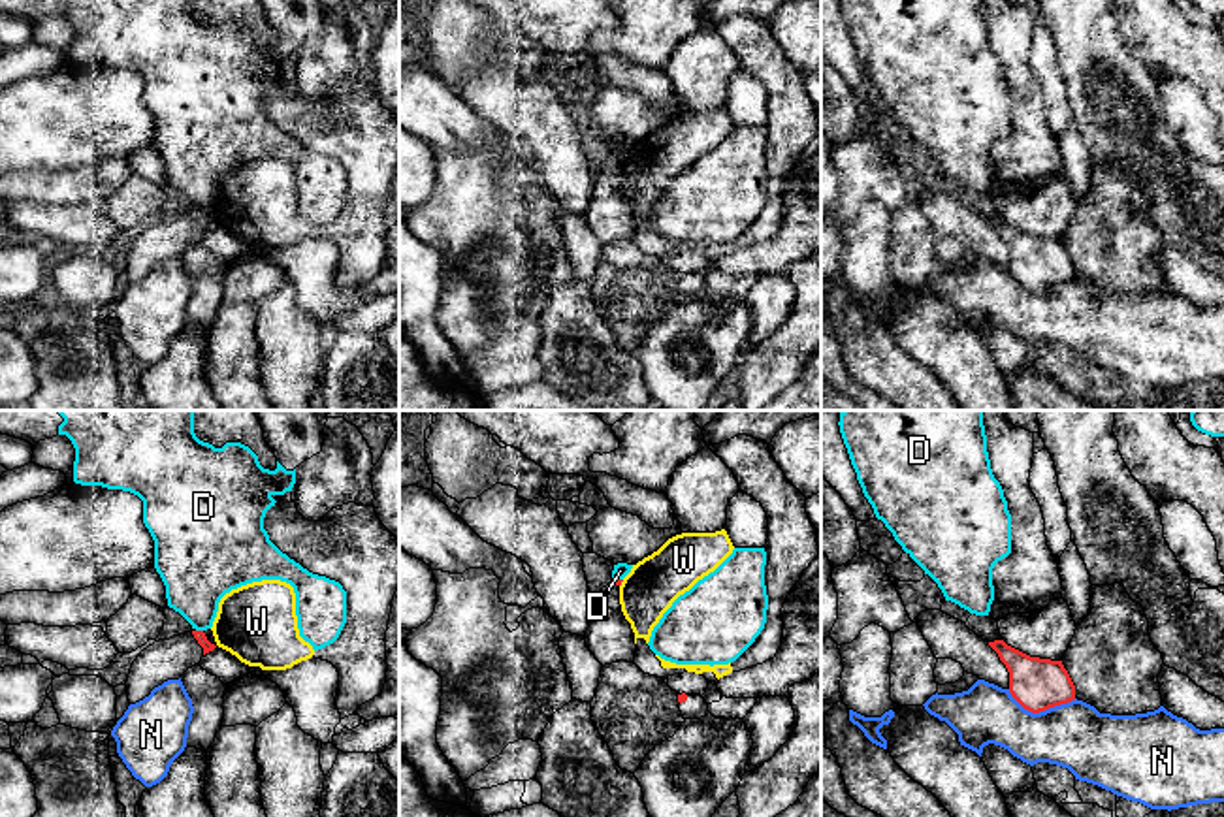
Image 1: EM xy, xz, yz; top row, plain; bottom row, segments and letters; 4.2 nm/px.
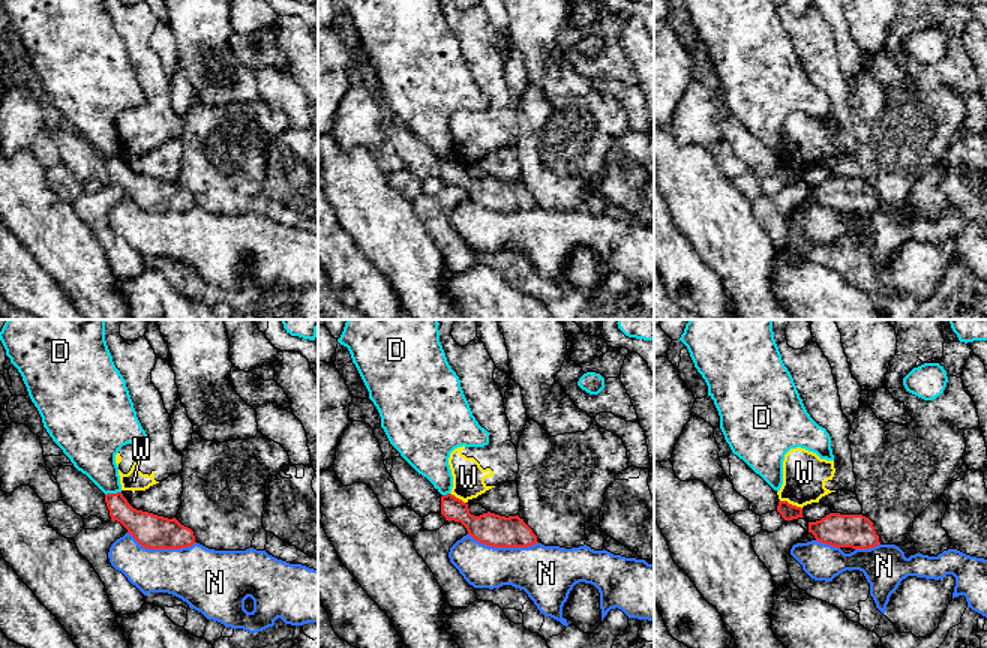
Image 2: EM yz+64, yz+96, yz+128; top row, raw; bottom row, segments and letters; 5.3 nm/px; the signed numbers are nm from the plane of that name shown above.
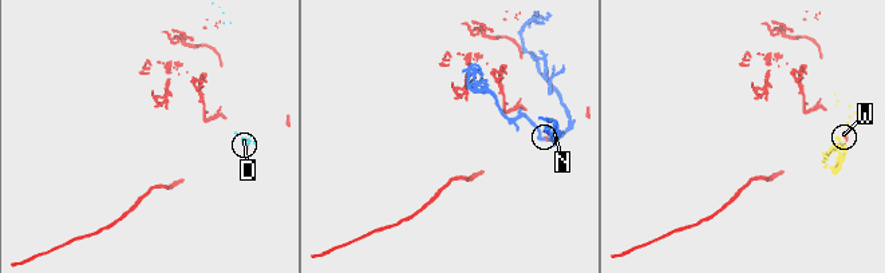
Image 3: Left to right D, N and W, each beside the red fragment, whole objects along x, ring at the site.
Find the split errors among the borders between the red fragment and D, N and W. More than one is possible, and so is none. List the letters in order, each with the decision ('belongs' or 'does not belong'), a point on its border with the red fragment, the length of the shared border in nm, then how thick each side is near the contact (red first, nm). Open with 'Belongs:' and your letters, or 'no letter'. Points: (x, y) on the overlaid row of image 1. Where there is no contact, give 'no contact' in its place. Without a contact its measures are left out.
Belongs: no letter
D: does not belong; contact xy (200, 631); length 30 nm; calibres 50 and 300 nm
N: does not belong; contact yz (1042, 710); length 300 nm; calibres 220 and 280 nm
W: does not belong; contact xz (620, 584); length 40 nm; calibres 30 and 220 nm

